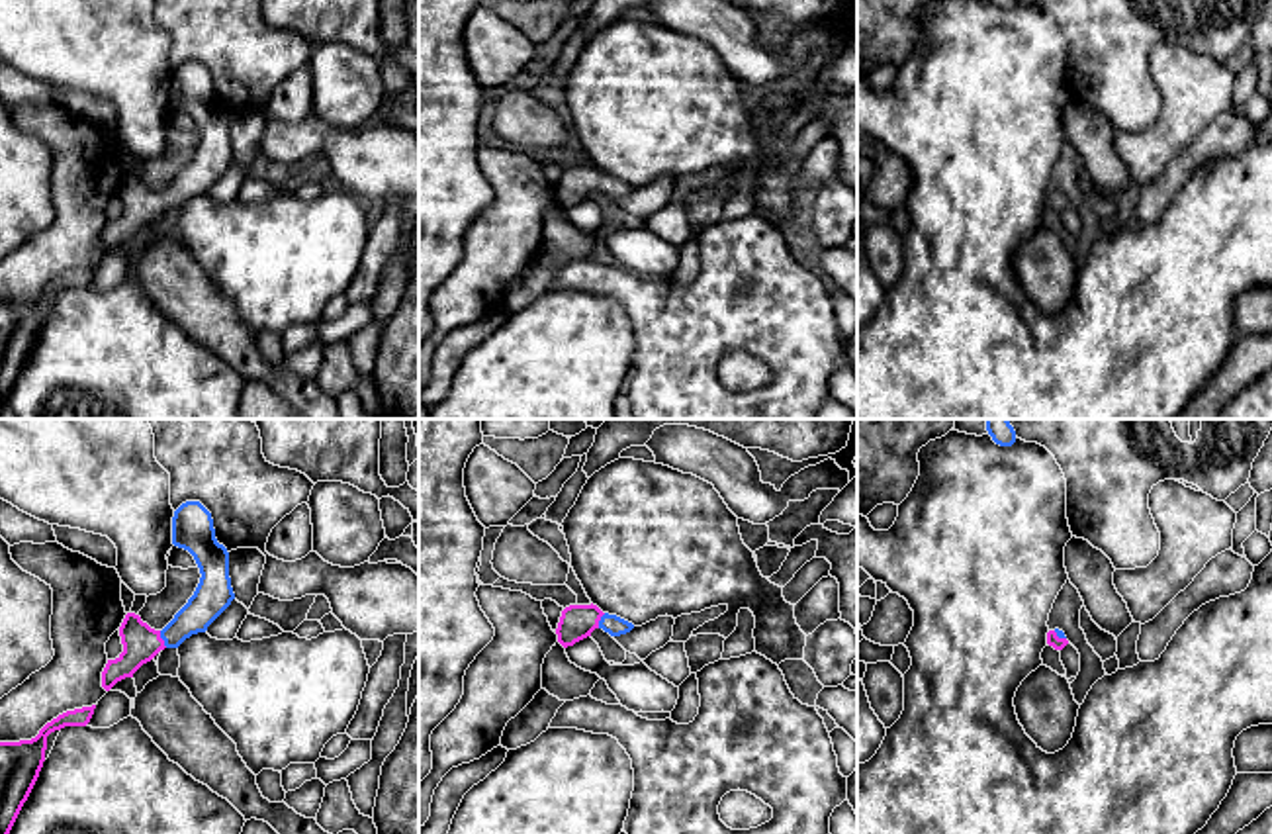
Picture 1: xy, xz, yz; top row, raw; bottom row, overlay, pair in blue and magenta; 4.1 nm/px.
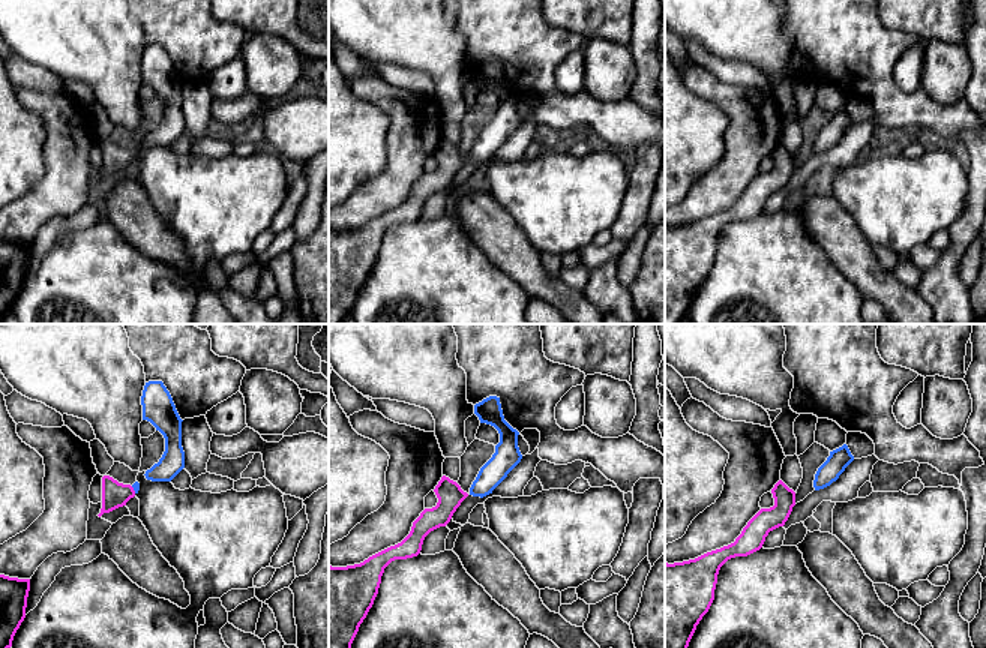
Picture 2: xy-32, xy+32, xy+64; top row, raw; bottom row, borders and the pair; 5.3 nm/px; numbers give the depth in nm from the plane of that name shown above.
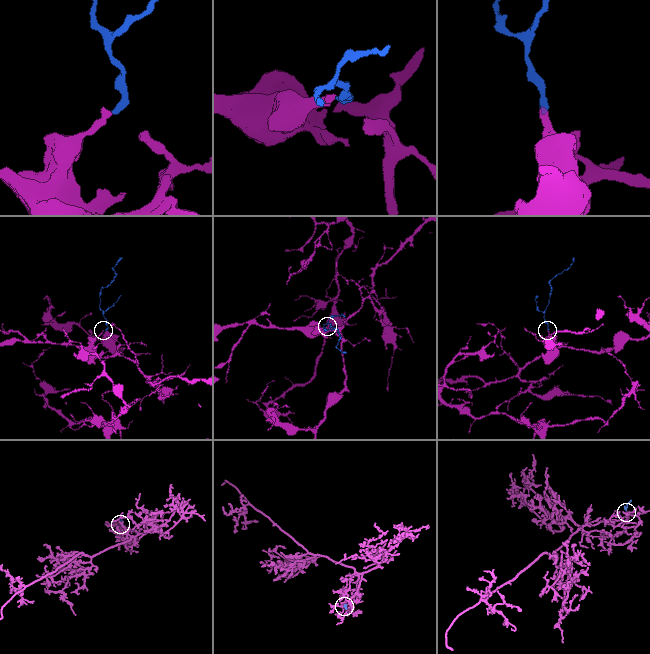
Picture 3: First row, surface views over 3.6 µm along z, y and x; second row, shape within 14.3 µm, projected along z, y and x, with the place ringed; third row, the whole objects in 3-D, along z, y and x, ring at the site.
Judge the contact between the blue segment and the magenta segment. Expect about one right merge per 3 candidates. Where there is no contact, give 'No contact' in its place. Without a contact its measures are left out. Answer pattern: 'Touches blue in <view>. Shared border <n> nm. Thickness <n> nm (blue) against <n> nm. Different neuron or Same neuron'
Touches blue in xy. Shared border 80 nm. Thickness 140 nm (blue) against 150 nm. Same neuron

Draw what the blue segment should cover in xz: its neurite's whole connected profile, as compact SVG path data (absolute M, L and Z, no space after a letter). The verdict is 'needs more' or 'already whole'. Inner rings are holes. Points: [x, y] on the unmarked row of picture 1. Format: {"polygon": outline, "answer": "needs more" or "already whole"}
{"polygon": "M569 166L562 172L556 196L558 204L568 209L591 198L595 190L603 190L611 198L626 196L634 190L632 184L603 174L597 166Z", "answer": "needs more"}

